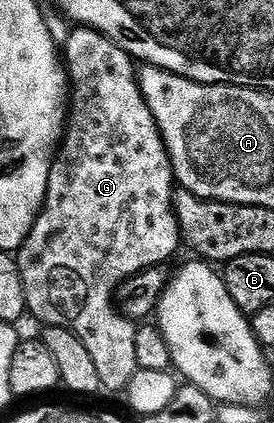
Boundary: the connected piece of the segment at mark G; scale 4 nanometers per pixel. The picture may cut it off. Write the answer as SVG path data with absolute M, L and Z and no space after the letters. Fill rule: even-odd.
M82 26L76 27L71 33L69 42L65 46L65 71L69 77L69 119L65 124L65 135L61 141L61 147L58 149L57 155L51 162L51 173L49 174L49 182L47 183L47 197L43 199L43 208L39 211L39 217L35 219L35 225L30 234L27 235L27 240L24 242L22 248L17 253L17 259L19 261L19 273L23 279L23 285L25 286L25 302L27 303L27 312L30 315L35 315L40 320L40 325L52 328L53 326L61 326L65 330L69 330L73 334L77 334L77 338L81 338L81 342L85 342L85 350L89 350L89 355L93 357L93 362L97 365L97 378L101 378L101 389L111 392L119 392L119 394L126 393L129 382L133 378L133 374L140 369L137 362L137 338L135 337L136 325L132 321L124 320L119 315L118 311L113 309L113 301L115 299L115 291L118 290L119 284L125 282L129 277L135 276L138 272L145 271L146 268L154 268L156 266L166 265L166 260L174 254L178 248L181 248L181 237L179 235L179 223L175 217L175 205L173 203L173 189L176 187L177 181L175 179L175 172L171 169L171 159L167 153L167 147L163 142L163 135L159 133L159 127L157 126L155 119L153 118L151 111L149 110L147 103L145 102L143 95L139 90L139 84L137 81L136 69L133 65L132 57L127 55L127 52L123 48L119 48L111 41L107 36L103 36L100 32L94 32L91 28L84 28Z

